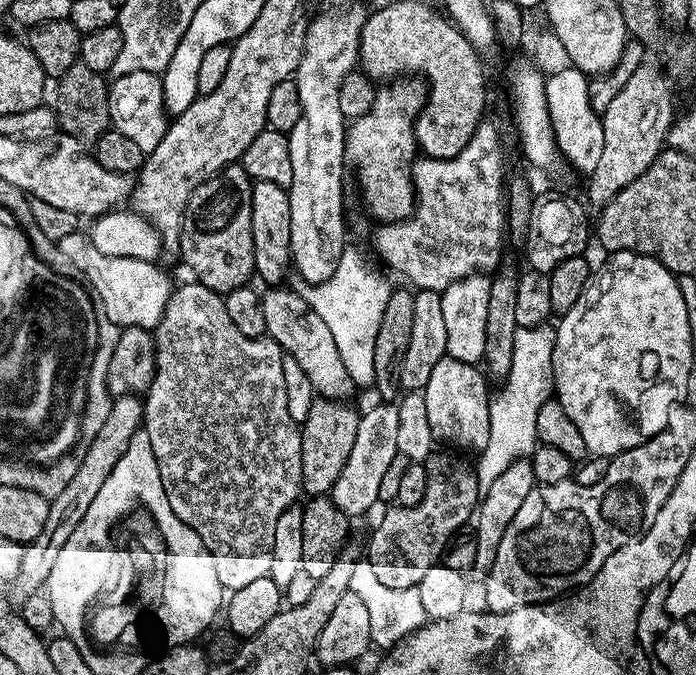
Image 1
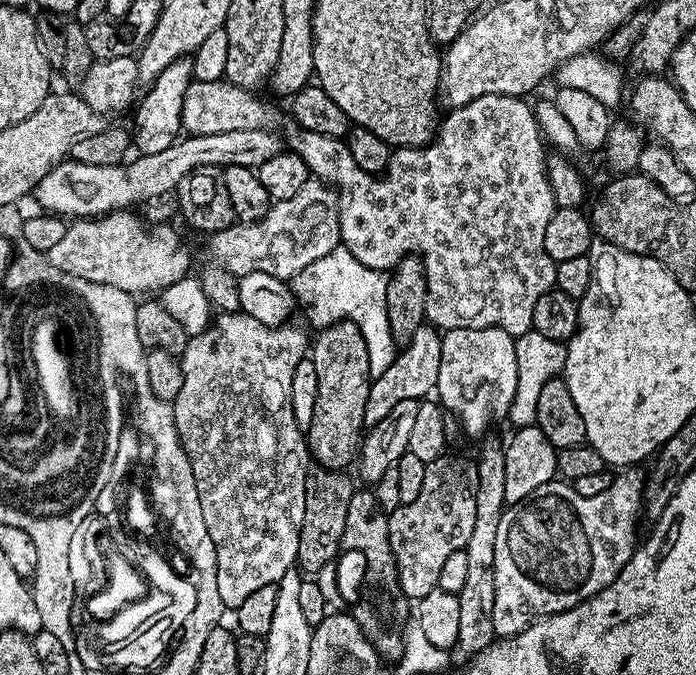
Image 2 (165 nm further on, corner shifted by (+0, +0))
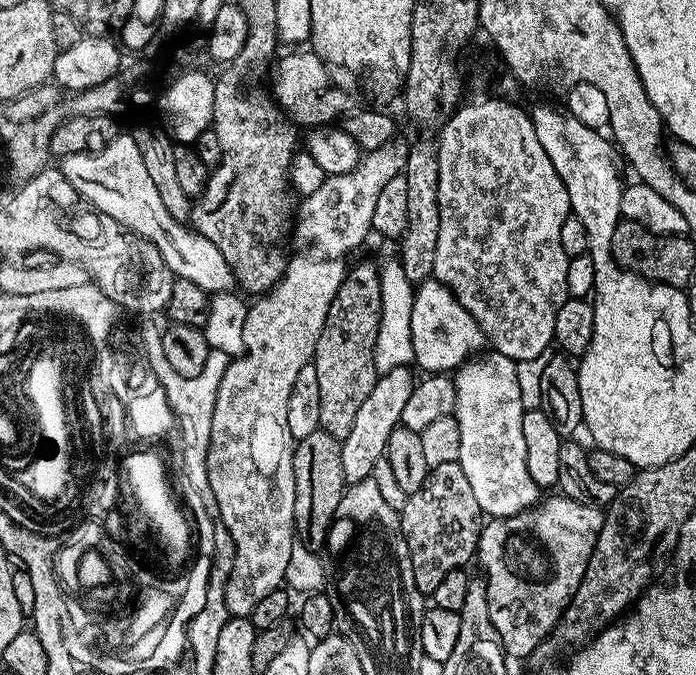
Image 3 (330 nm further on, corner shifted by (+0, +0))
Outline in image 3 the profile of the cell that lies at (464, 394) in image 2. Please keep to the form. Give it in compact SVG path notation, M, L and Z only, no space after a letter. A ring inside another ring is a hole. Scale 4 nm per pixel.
M488 350L477 355L471 362L460 365L454 376L454 415L458 422L458 435L462 438L462 443L458 446L458 463L462 466L462 474L466 474L466 479L474 490L474 499L478 501L481 513L488 518L513 516L536 507L542 500L542 489L534 482L534 478L530 478L526 470L526 438L522 438L522 418L526 410L522 406L522 394L518 390L516 366L517 361L506 358L506 354Z

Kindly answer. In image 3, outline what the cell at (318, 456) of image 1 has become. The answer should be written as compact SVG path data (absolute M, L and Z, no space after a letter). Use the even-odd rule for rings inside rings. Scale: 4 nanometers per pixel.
M356 264L347 269L344 274L342 286L338 286L338 294L334 298L334 302L330 302L330 314L326 314L326 322L322 326L322 334L318 334L318 342L316 343L316 354L314 363L318 370L318 418L320 419L319 431L330 434L335 440L341 441L346 438L346 434L350 434L350 429L354 427L354 418L358 418L358 410L362 406L362 402L366 402L366 397L370 395L370 390L374 390L376 385L377 371L374 366L374 354L376 353L376 339L378 338L378 326L380 325L380 310L382 300L380 298L380 273L377 265L373 264Z

